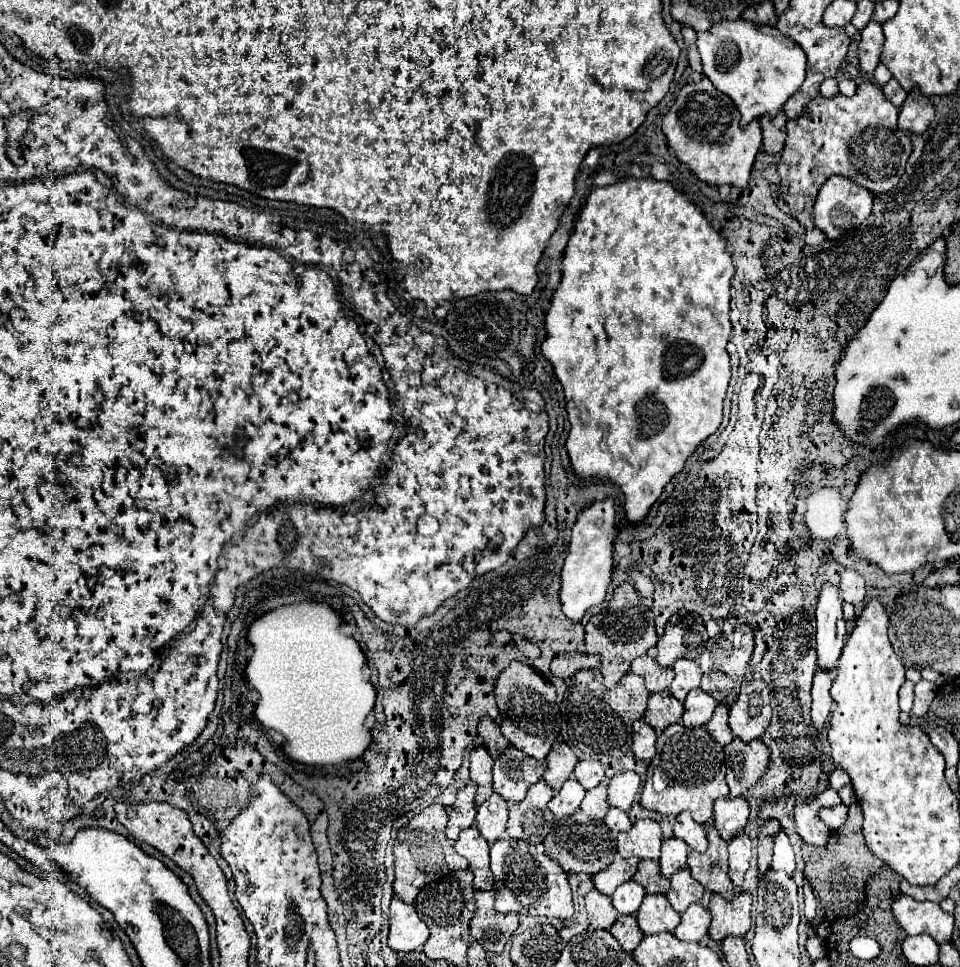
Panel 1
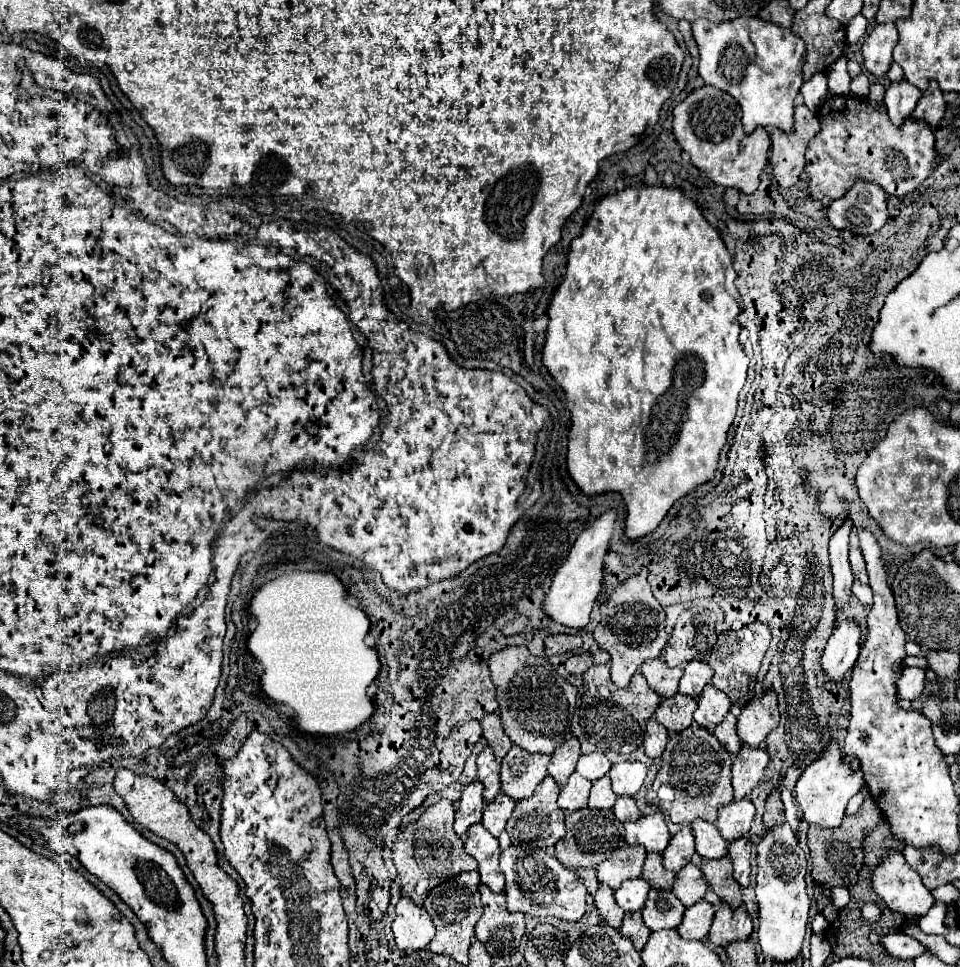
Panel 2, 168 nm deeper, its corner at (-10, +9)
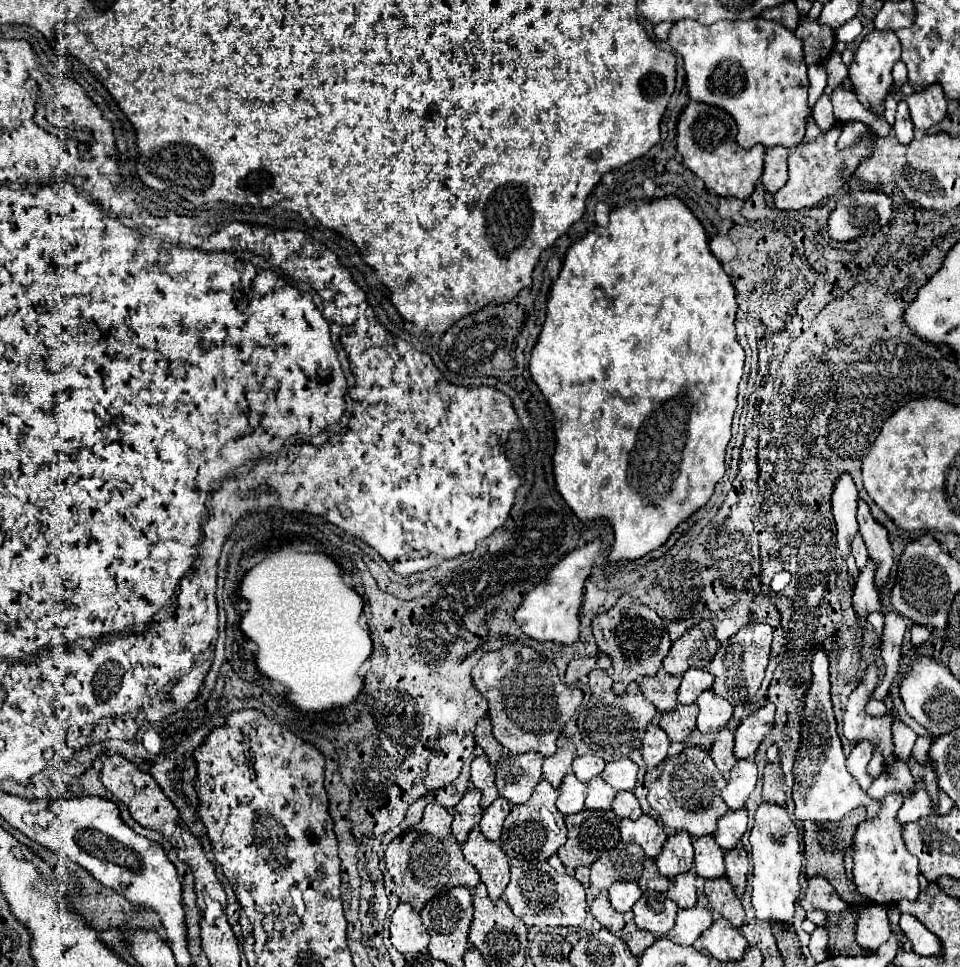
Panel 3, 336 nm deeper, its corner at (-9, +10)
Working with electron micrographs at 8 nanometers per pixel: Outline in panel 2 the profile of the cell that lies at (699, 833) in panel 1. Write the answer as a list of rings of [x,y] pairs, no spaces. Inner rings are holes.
[[[701,818],[691,822],[693,834],[695,834],[695,850],[703,858],[721,858],[727,854],[727,840],[719,834],[715,824],[709,824]]]

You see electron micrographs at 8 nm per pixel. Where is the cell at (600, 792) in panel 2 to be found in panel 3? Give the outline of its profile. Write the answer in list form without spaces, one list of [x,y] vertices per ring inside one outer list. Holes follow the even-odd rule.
[[[594,777],[588,783],[588,797],[586,797],[586,809],[610,809],[610,803],[614,799],[616,791],[610,789],[600,777]]]

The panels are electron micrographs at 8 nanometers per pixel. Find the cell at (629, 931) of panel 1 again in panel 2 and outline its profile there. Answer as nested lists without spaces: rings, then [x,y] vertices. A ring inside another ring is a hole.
[[[639,910],[639,912],[627,912],[625,918],[623,918],[623,922],[621,922],[619,932],[621,932],[623,936],[627,936],[627,938],[635,944],[637,950],[643,950],[649,934],[651,934],[651,932],[647,930],[643,918],[641,918],[641,910]]]

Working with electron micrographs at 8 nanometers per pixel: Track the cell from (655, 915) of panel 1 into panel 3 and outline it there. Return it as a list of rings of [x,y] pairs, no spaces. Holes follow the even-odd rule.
[[[644,891],[638,903],[634,903],[632,913],[638,929],[650,931],[654,937],[662,937],[674,927],[678,905],[674,905],[674,901],[664,893]]]

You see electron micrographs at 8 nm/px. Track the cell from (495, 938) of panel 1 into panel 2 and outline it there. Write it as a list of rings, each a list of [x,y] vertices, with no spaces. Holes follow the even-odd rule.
[[[485,884],[479,886],[483,916],[475,926],[475,936],[485,944],[487,950],[497,950],[499,940],[521,940],[525,932],[525,914],[509,912],[505,908],[505,894],[495,894],[487,890]]]

